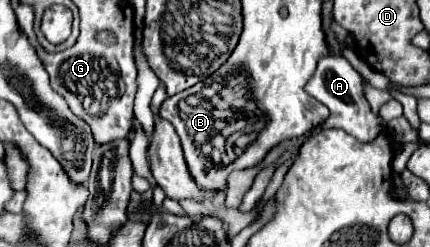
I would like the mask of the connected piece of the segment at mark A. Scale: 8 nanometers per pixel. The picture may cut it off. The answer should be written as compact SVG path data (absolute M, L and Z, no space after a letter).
M326 54L326 56L322 56L322 58L318 60L318 70L316 70L314 78L308 82L306 92L308 92L310 96L314 96L318 102L326 104L326 106L330 108L330 112L332 112L330 118L328 118L324 124L320 124L316 130L312 130L310 138L316 136L316 132L320 132L320 130L342 128L342 130L346 130L348 134L356 136L358 140L370 142L372 138L376 138L376 136L382 132L382 128L386 128L384 120L382 120L378 114L372 112L368 100L364 98L360 74L358 74L358 72L350 66L350 62L348 62L344 56L340 56L340 54Z

